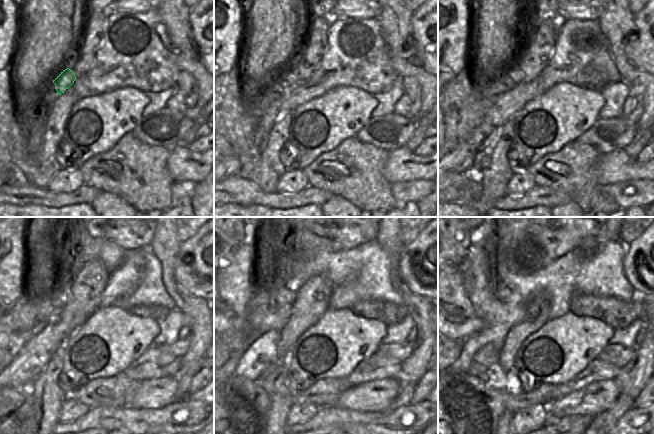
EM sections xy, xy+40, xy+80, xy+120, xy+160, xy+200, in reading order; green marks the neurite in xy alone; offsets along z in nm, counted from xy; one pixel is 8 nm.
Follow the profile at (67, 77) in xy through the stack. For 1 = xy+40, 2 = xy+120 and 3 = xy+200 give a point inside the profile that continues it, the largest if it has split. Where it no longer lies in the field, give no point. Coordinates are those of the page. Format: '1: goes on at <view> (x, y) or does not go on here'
1: goes on at xy+40 (288, 78)
2: goes on at xy+120 (57, 296)
3: goes on at xy+200 (502, 292)

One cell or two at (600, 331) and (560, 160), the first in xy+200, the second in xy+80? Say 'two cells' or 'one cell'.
two cells

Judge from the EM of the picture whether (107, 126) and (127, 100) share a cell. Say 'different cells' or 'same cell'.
same cell

